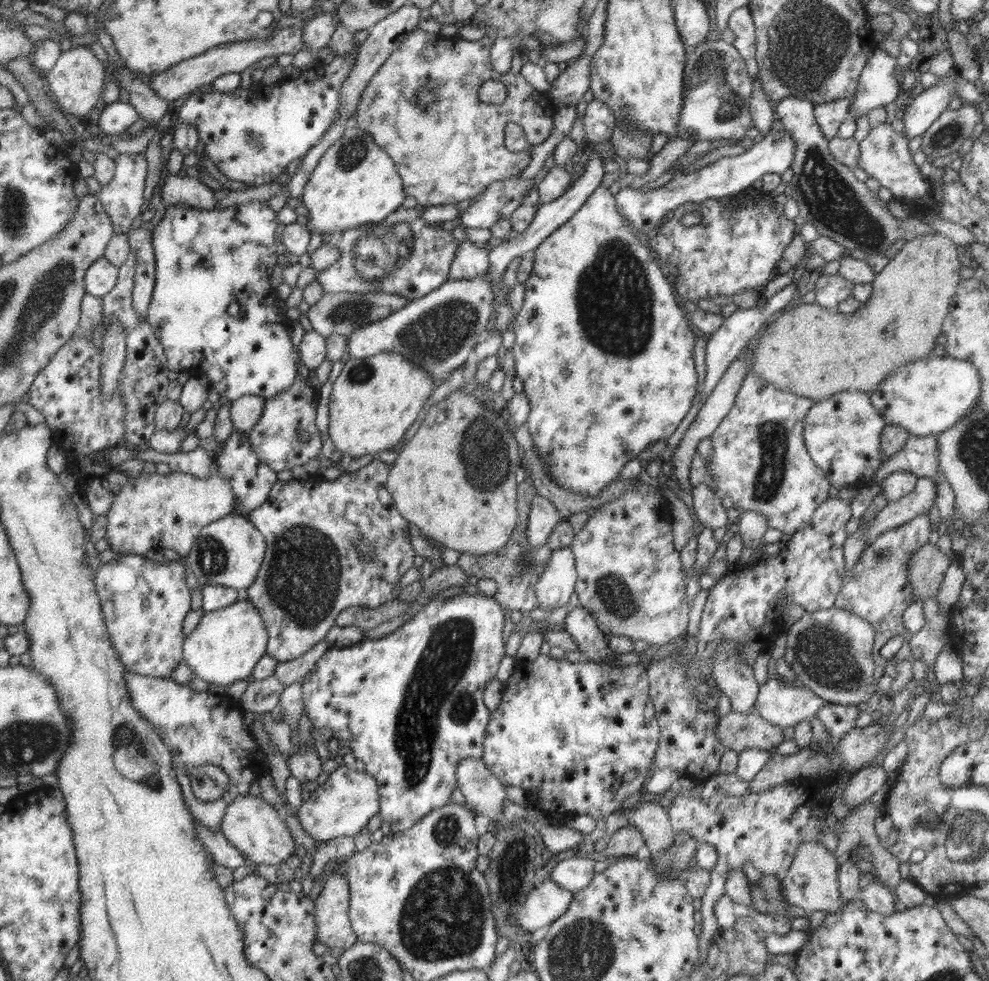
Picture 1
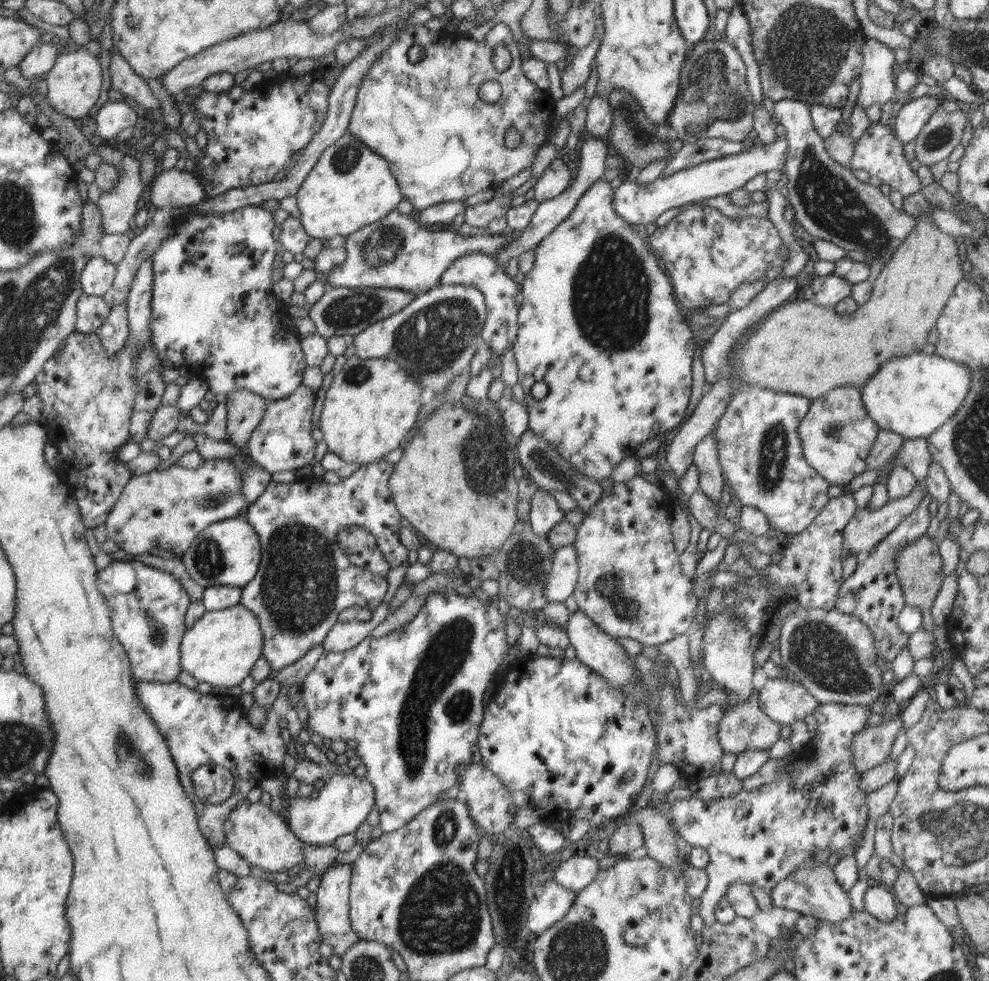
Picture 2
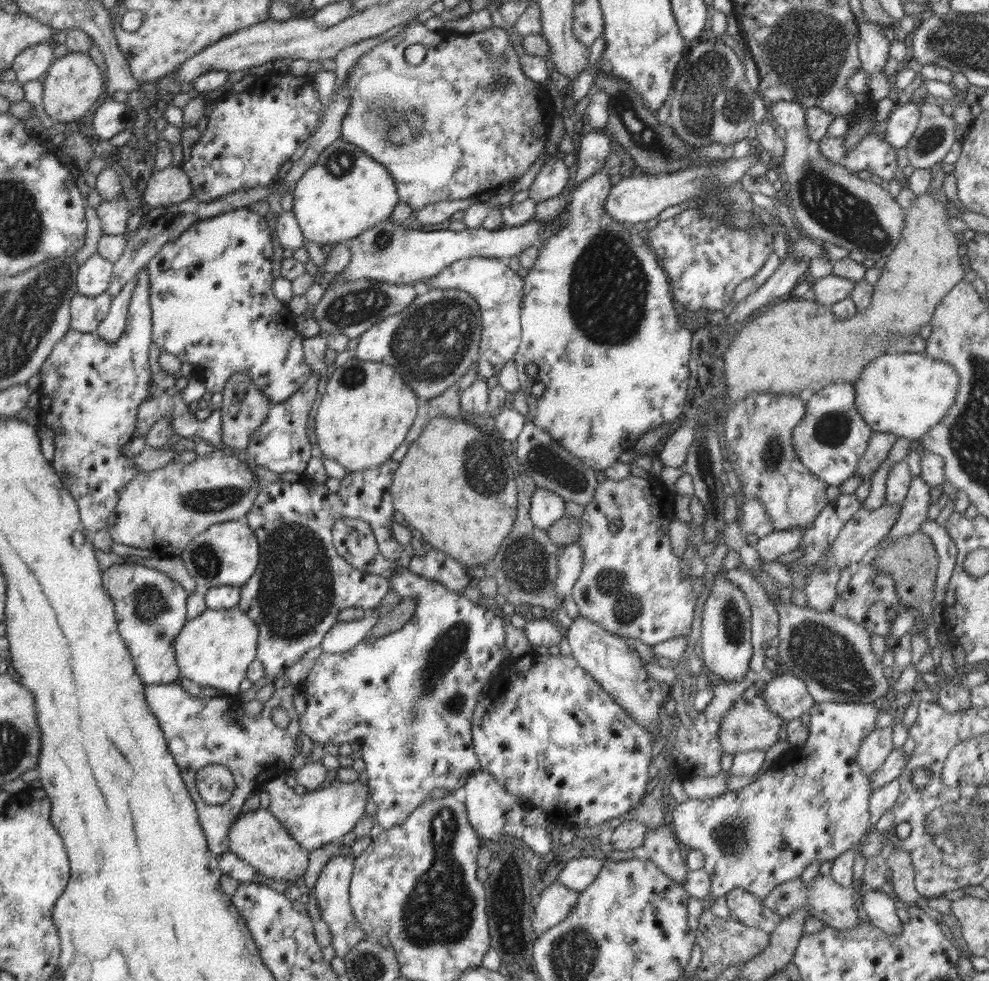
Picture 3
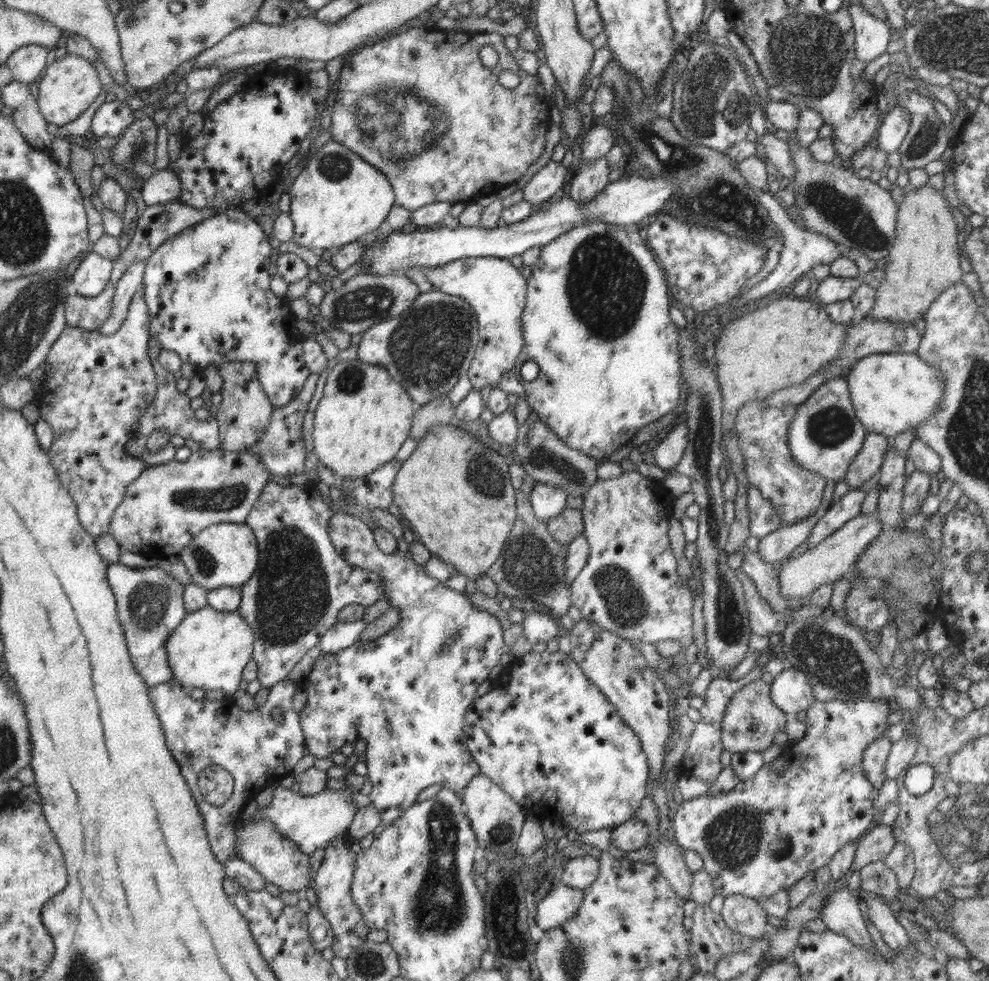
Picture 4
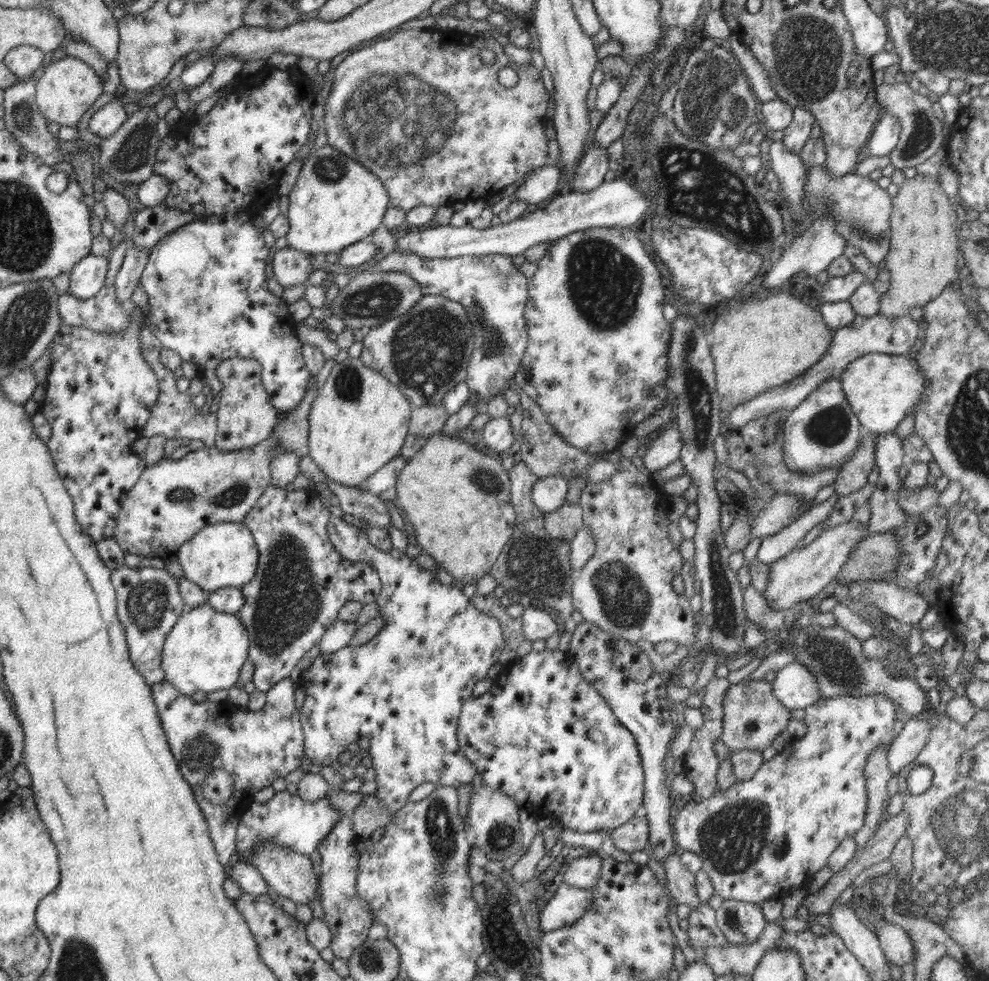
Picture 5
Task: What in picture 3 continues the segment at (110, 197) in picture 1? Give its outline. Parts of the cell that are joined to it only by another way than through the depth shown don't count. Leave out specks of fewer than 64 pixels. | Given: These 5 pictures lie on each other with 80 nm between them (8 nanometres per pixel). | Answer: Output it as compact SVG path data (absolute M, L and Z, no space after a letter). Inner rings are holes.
M122 192L116 200L102 201L96 208L96 212L102 222L103 234L124 235L131 212Z

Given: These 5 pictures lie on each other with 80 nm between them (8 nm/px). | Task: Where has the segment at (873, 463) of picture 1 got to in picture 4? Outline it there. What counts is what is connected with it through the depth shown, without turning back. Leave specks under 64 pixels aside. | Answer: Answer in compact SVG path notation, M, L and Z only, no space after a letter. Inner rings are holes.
M844 379L826 381L797 406L795 417L788 425L787 445L795 462L802 468L822 475L827 481L843 480L850 463L862 448L868 431L857 419Z

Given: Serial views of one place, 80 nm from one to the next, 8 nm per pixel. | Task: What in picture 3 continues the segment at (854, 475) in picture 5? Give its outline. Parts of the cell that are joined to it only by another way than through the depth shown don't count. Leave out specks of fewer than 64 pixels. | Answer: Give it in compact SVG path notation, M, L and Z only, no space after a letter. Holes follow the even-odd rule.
M873 432L868 441L868 448L858 459L855 475L861 476L865 482L870 481L871 476L888 458L890 449L896 439L897 437L892 434Z

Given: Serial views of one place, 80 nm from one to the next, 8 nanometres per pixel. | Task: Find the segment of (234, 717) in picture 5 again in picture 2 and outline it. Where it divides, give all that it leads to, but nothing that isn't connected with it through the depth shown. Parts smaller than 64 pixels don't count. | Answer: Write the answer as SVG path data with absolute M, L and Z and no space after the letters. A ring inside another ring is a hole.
M135 680L135 687L141 710L145 710L154 720L168 743L182 788L194 805L198 828L214 850L225 842L226 819L246 799L249 790L258 787L261 780L276 776L283 768L288 736L280 729L278 722L286 720L290 732L298 730L301 724L296 711L292 710L288 702L289 685L280 683L280 696L266 711L266 720L261 729L248 722L245 710L236 697L200 694L177 680L172 682ZM208 763L223 766L233 774L233 793L228 800L216 805L202 802L193 789L192 773Z

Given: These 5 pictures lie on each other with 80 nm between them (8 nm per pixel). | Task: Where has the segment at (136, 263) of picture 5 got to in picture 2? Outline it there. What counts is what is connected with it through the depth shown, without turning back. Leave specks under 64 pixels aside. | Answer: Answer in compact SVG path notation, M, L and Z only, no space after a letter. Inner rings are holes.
M127 298L126 303L120 303L110 308L106 320L95 330L97 338L108 354L108 358L116 358L117 352L123 347L129 335L127 325Z

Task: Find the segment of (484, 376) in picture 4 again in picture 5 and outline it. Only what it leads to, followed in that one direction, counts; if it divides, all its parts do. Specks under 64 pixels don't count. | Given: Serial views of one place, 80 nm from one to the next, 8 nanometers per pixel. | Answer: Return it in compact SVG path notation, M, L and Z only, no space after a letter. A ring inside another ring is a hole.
M393 251L378 260L378 270L398 271L409 274L420 286L423 296L440 295L461 304L467 312L474 331L474 352L467 367L466 384L469 400L476 404L479 400L488 402L497 394L507 390L507 382L515 378L520 370L520 361L528 342L527 324L524 318L528 298L529 279L508 255L459 256L456 258L421 259L414 253Z

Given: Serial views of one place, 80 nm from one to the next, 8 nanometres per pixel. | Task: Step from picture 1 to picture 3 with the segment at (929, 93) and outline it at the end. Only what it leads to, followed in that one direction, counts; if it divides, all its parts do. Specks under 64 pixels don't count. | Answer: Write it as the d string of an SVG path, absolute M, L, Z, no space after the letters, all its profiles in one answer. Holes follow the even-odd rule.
M910 102L906 105L897 105L892 116L886 122L884 141L894 149L900 149L908 144L912 133L916 132L921 114L918 104Z

